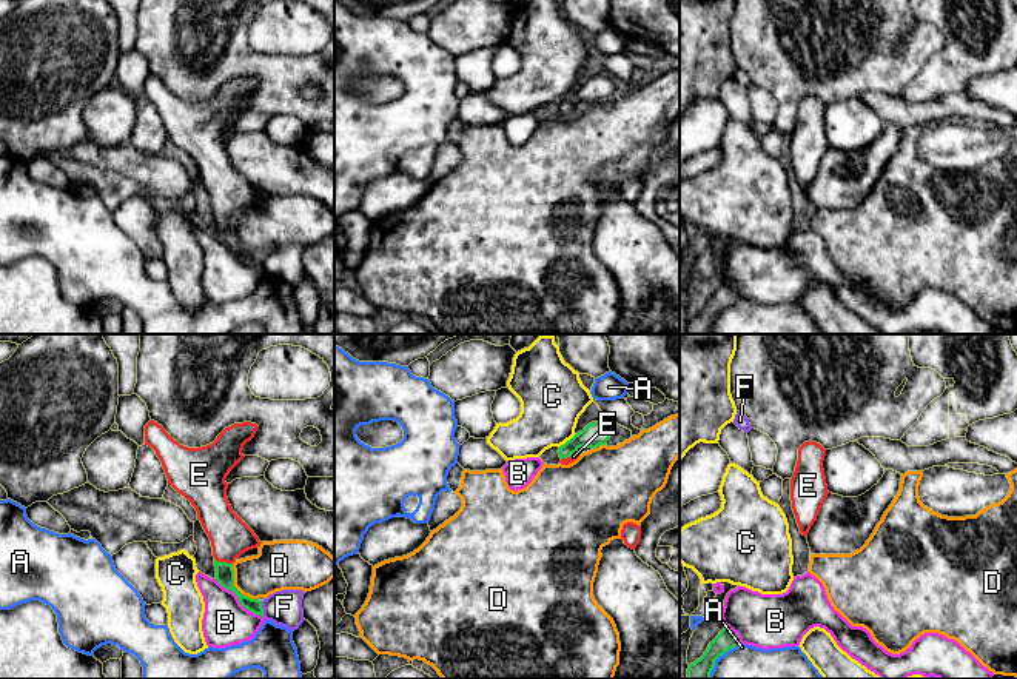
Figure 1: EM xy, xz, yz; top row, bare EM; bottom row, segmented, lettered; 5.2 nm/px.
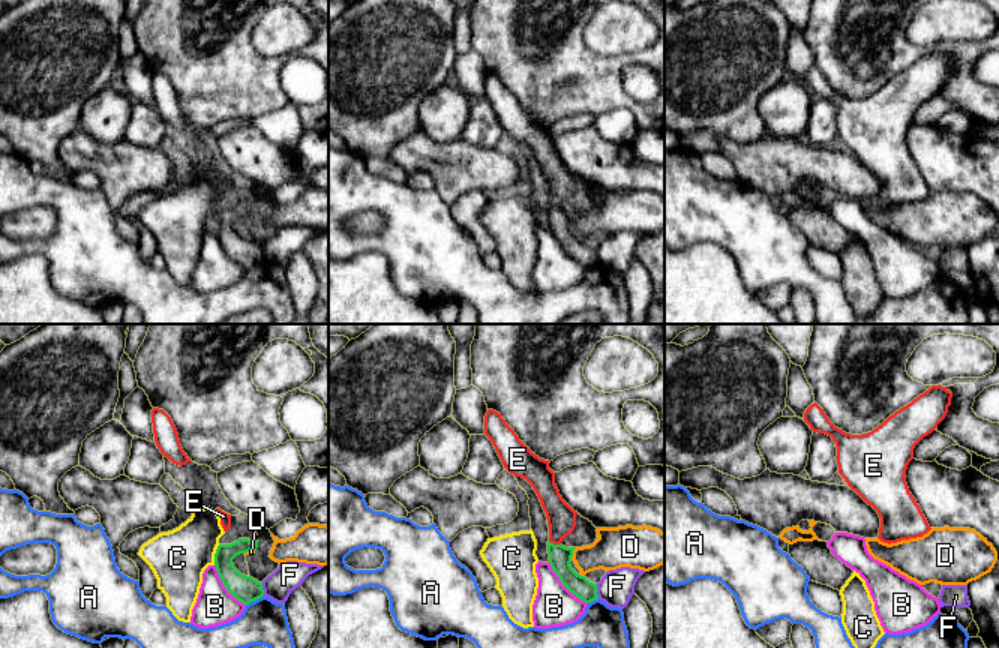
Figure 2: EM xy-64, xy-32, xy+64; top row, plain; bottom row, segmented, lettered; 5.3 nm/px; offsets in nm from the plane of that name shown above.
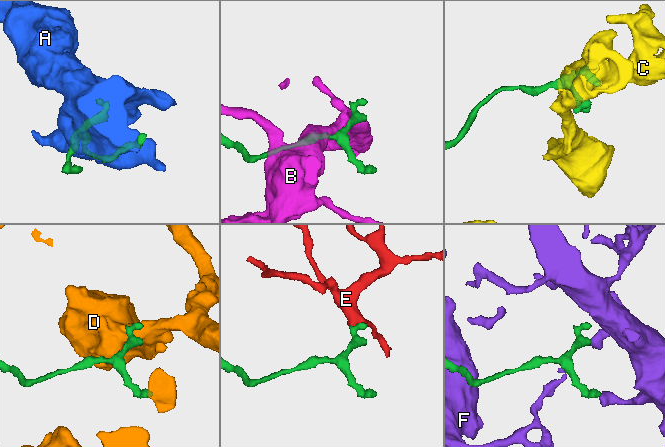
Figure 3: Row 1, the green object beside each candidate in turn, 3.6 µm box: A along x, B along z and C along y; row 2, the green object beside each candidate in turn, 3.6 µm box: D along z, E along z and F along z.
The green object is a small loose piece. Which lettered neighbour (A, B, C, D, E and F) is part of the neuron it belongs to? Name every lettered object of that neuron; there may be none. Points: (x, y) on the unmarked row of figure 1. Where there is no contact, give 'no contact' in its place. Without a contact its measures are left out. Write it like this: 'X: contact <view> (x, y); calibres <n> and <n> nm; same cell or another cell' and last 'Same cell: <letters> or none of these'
A: contact yz (718, 311); calibres 130 and 340 nm; another cell
B: contact xy (239, 256); calibres 100 and 240 nm; another cell
C: contact xz (567, 96); calibres 130 and 340 nm; another cell
D: contact xy (234, 242); calibres 100 and 240 nm; another cell
E: contact xy (224, 217); calibres 100 and 220 nm; same cell
F: contact xy (262, 264); calibres 90 and 180 nm; another cell
Same cell: E

